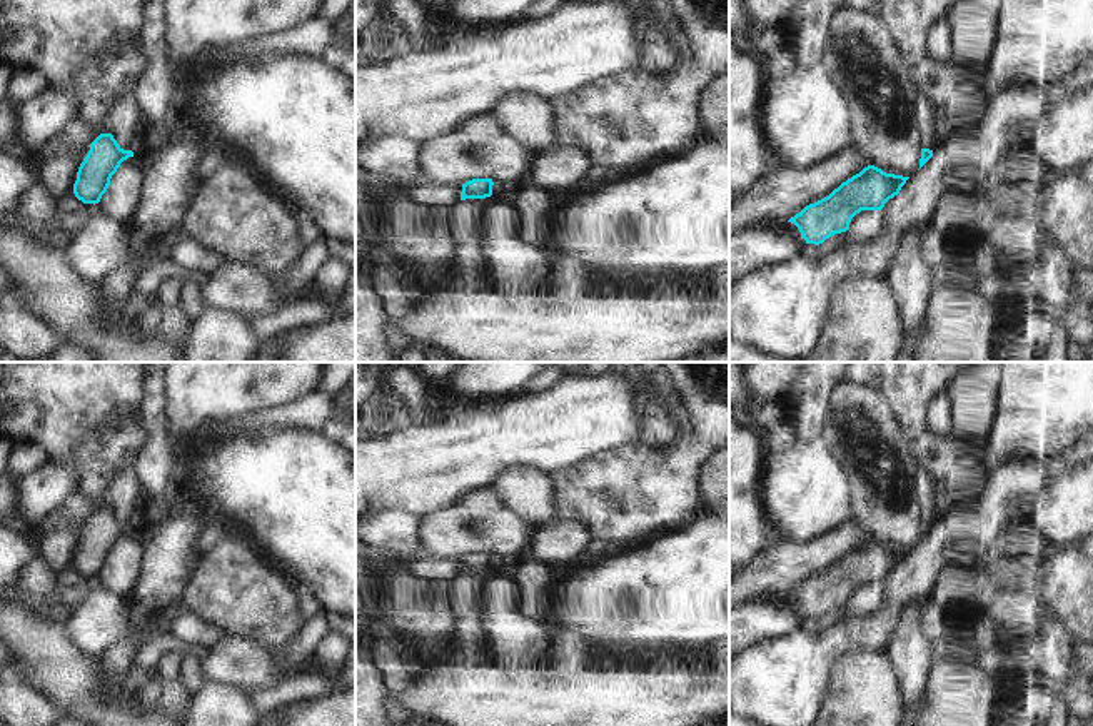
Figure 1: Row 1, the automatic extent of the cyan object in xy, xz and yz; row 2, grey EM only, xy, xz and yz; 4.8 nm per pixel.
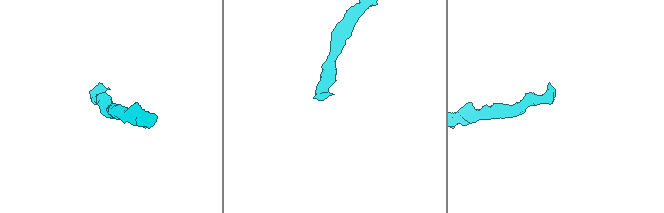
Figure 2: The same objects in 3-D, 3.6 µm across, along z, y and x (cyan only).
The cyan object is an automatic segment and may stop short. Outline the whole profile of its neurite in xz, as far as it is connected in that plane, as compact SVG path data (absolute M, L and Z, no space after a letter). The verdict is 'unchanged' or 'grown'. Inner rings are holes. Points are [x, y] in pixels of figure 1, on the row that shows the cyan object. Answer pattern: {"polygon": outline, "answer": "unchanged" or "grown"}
{"polygon": "M472 179L462 185L461 200L504 194L511 194L511 189L507 189L499 179Z", "answer": "grown"}

